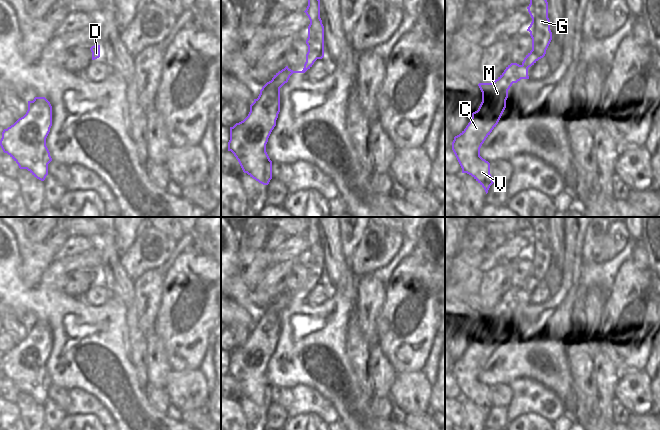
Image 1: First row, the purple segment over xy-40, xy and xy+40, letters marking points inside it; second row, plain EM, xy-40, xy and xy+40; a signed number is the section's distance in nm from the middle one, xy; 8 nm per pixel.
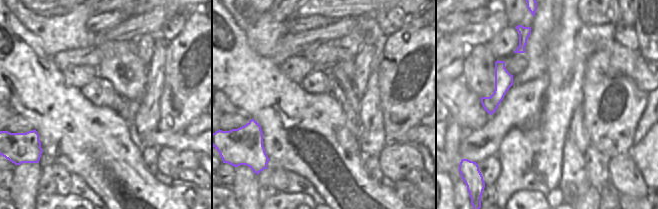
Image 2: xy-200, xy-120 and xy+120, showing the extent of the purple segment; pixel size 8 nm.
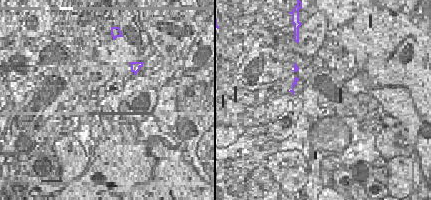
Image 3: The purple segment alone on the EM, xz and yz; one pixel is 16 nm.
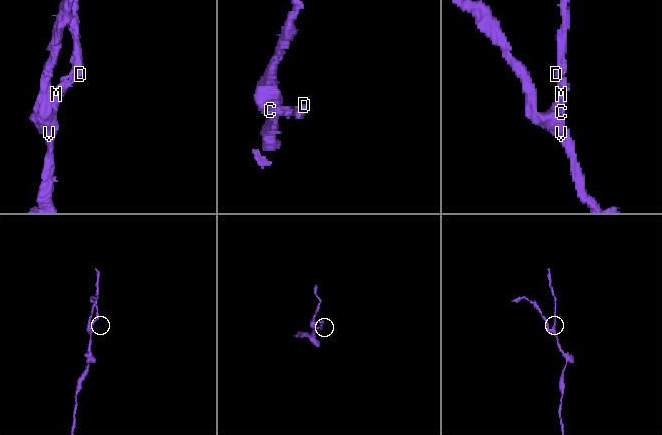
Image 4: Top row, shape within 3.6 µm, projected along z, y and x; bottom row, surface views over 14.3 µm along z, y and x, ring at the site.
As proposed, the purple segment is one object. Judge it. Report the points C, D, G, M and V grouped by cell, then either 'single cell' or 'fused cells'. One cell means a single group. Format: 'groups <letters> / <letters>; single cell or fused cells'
groups C D G M V; single cell

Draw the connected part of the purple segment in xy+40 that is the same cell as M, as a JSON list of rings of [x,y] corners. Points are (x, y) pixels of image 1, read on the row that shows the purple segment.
[[[530,0],[527,7],[532,22],[527,31],[532,38],[532,50],[521,65],[511,63],[491,83],[479,83],[482,102],[466,128],[452,142],[452,150],[462,168],[462,173],[471,175],[485,190],[486,194],[494,183],[490,174],[490,163],[480,156],[480,148],[498,124],[513,83],[529,79],[528,68],[543,58],[552,40],[547,0]]]

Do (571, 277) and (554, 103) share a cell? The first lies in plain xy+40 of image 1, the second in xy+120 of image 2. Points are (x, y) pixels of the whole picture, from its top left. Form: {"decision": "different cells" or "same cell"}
{"decision": "different cells"}

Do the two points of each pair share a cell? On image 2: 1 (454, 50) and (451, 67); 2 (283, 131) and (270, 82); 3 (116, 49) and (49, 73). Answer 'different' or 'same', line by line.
1: same
2: same
3: different

